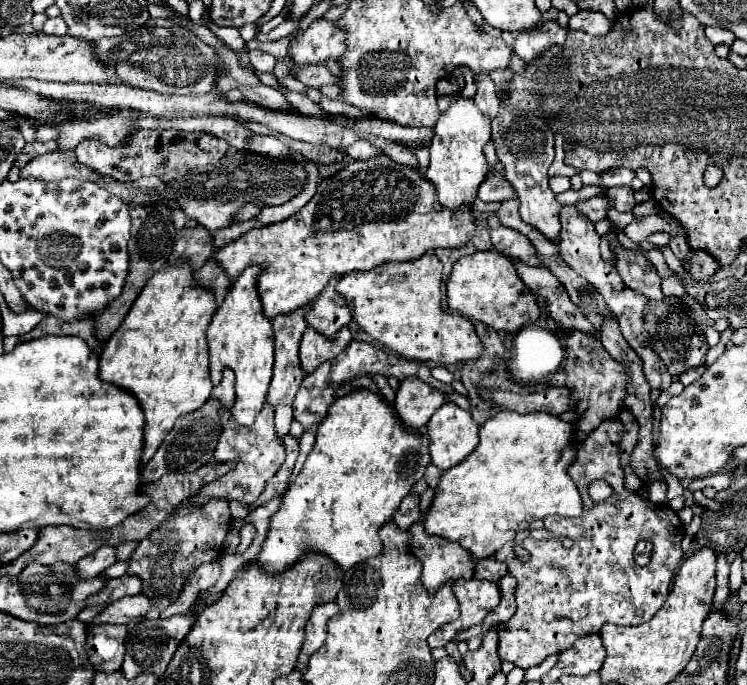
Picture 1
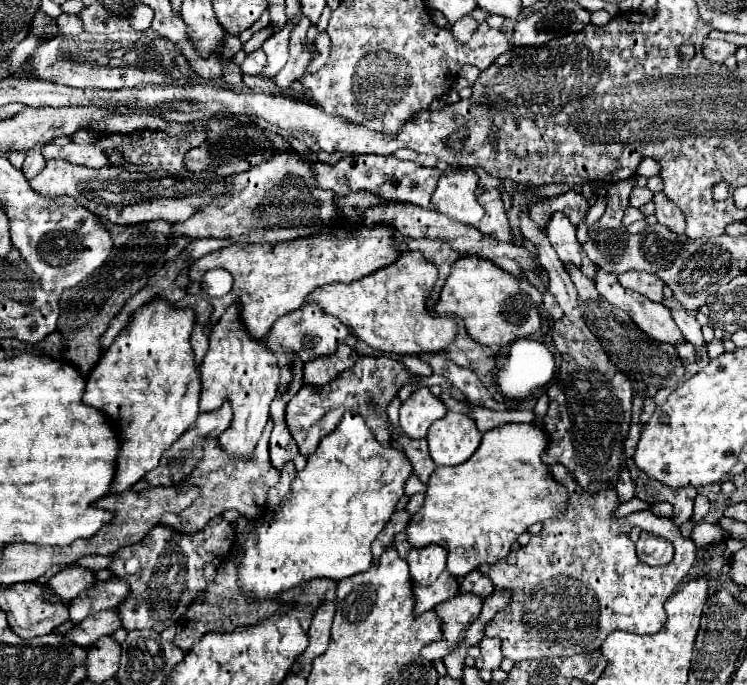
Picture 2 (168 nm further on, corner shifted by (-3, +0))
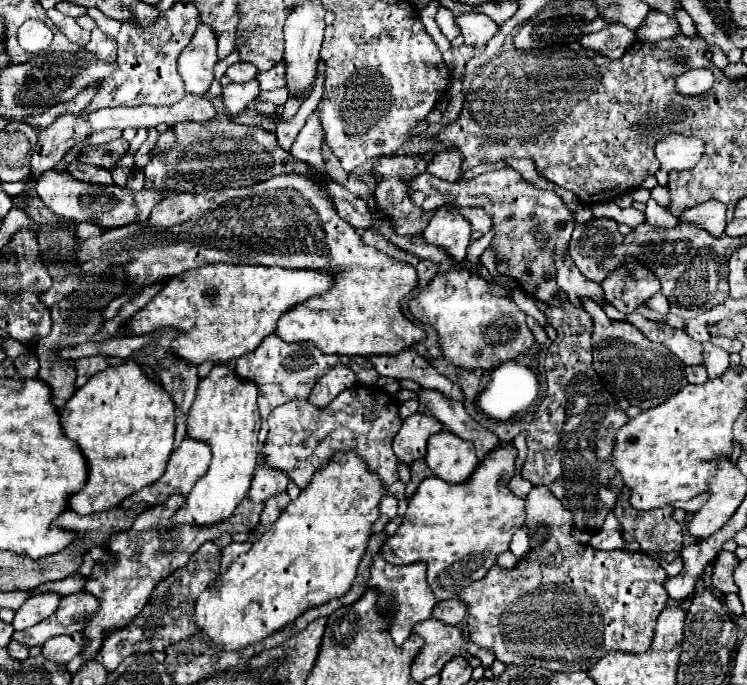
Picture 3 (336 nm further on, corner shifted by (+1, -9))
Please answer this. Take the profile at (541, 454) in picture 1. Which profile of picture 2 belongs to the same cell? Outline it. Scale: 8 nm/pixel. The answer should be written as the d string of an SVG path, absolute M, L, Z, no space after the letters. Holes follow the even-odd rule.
M504 423L484 433L478 451L462 463L462 467L436 467L428 479L428 491L424 505L412 515L406 533L414 547L438 543L448 549L448 571L456 577L464 577L484 563L496 563L510 553L512 543L530 525L560 517L566 513L570 495L566 485L550 475L550 467L542 463L542 451L546 451L546 431L538 423Z

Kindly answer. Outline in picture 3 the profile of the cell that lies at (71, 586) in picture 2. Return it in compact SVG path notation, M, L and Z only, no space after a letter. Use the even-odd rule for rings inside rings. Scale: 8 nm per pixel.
M42 594L28 598L18 610L12 620L14 630L26 630L38 622L42 622L46 616L50 616L60 604L58 594Z

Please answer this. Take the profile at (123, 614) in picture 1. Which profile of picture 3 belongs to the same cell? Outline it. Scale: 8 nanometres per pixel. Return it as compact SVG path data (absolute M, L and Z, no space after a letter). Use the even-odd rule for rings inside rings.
M78 632L68 634L68 636L54 636L42 646L42 656L50 662L66 664L82 652L84 644L86 644L86 638Z

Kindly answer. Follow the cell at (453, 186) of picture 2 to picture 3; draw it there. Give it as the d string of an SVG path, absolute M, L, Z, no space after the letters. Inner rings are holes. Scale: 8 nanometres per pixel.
M450 204L440 206L422 236L426 244L442 248L452 260L462 262L470 242L470 222L460 214L452 214L450 208Z

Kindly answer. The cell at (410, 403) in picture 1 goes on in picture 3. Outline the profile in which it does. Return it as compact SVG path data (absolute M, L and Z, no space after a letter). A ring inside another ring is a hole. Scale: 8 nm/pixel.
M414 414L402 422L400 432L394 436L392 450L396 458L404 464L412 464L414 460L420 460L426 456L426 444L428 438L436 432L440 432L444 426L426 414Z

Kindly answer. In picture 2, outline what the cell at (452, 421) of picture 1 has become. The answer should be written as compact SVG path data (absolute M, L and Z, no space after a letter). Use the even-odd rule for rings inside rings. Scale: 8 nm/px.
M448 411L438 423L430 425L428 447L430 457L436 465L460 465L464 463L480 445L482 433L476 421L464 413Z

